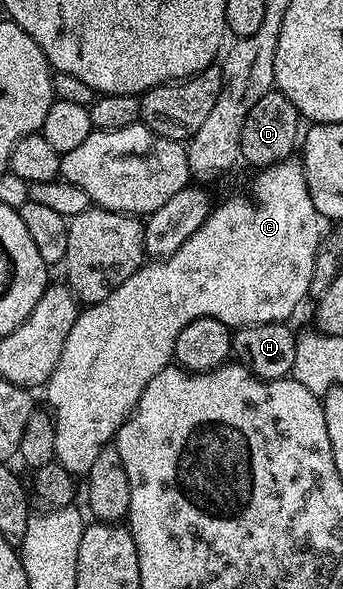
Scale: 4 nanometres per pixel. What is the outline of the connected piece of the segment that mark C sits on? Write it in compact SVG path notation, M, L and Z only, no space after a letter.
M288 157L282 163L274 163L271 167L262 168L256 175L259 176L256 177L255 184L251 187L251 199L231 199L228 203L221 204L220 207L218 204L201 225L201 229L197 229L197 233L193 233L193 237L189 237L189 241L185 241L185 245L181 245L181 249L177 249L177 253L173 253L168 259L144 262L143 266L133 273L133 277L129 277L124 283L117 285L117 289L113 289L113 293L109 293L109 297L105 297L105 301L97 301L84 306L80 310L77 321L73 321L73 329L69 329L69 337L65 337L65 349L61 349L61 357L45 384L48 403L46 406L55 420L54 462L60 463L70 475L86 477L89 469L93 469L93 461L97 461L97 453L101 453L101 449L114 440L121 425L135 412L137 401L141 401L141 393L145 393L145 385L149 385L149 381L153 381L153 377L157 377L157 373L161 373L161 369L172 366L175 358L175 342L181 329L185 329L185 325L198 319L216 319L232 329L252 327L258 323L282 323L290 320L290 315L298 309L299 302L303 298L308 298L321 238L321 230L319 231L321 217L313 205L313 197L309 197L309 185L305 181L303 164L298 158Z

